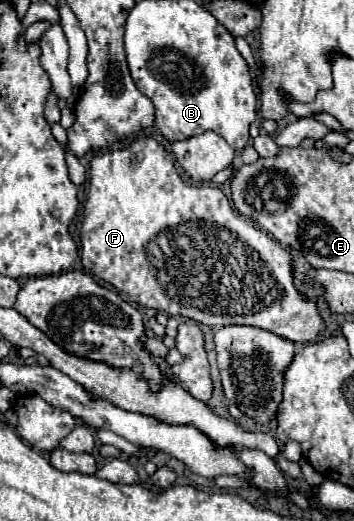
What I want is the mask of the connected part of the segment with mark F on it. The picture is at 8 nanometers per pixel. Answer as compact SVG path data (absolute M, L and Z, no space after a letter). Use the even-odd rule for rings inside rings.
M141 138L127 150L111 150L91 160L89 196L83 214L83 268L145 308L217 328L229 324L255 326L291 342L311 342L325 326L317 306L295 292L289 252L251 220L241 218L219 188L197 188L183 182L171 156L153 138Z

